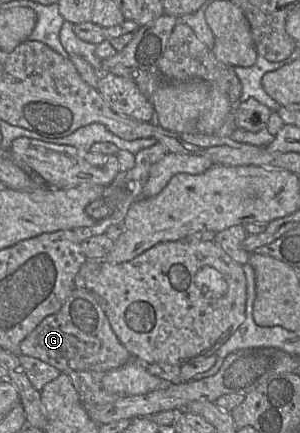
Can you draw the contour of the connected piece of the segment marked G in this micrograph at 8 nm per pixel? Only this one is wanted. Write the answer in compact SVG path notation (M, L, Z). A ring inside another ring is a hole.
M75 288L62 307L44 318L20 343L19 354L38 358L63 373L109 371L133 357L113 332L95 296L86 288Z

